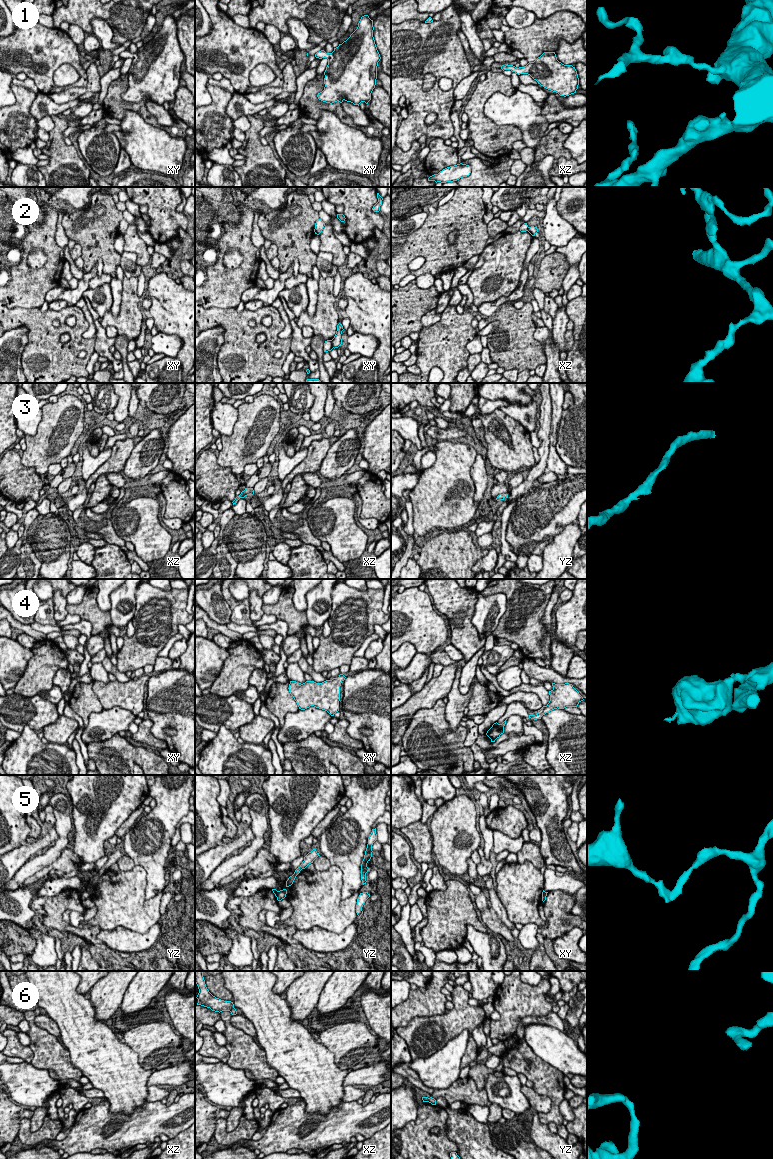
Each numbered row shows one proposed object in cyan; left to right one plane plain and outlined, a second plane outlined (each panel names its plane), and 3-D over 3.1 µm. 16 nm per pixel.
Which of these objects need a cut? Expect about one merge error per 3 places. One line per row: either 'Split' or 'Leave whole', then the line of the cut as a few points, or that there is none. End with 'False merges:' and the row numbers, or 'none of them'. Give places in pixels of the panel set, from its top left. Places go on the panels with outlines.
1: Leave whole. No split
2: Split. Split along xy (330, 340), (332, 348)
3: Leave whole. No split
4: Leave whole. No split
5: Split. Split along yz (279, 891), (276, 896)
6: Split. Split along xz (233, 1007), (229, 1010)
False merges: 2, 5, 6

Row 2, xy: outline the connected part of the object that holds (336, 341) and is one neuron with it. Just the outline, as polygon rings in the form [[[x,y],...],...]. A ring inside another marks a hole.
[[[338,324],[337,325],[337,331],[336,331],[336,334],[334,336],[334,338],[331,340],[332,341],[332,349],[334,348],[338,348],[339,346],[341,346],[342,344],[342,339],[341,339],[341,334],[342,334],[342,331],[343,331],[343,326],[342,324]]]

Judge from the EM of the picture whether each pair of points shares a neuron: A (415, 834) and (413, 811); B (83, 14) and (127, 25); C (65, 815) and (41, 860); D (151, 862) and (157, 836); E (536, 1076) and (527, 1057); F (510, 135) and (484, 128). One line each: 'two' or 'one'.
A: two
B: one
C: one
D: one
E: one
F: one

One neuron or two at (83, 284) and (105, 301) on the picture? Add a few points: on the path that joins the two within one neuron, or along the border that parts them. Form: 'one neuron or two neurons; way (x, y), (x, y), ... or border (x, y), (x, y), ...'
one neuron; way (87, 290), (99, 298)

